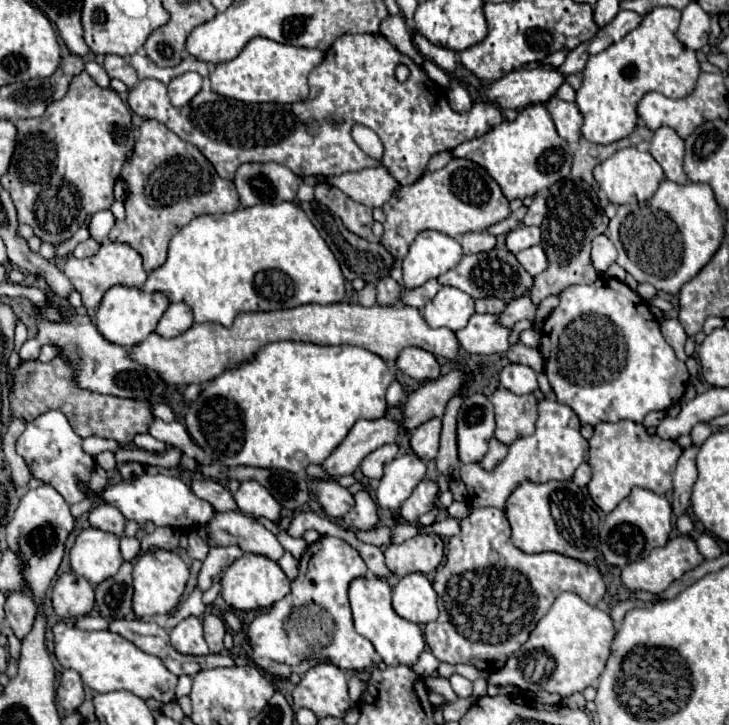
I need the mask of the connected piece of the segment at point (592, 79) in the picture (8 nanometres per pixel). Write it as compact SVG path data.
M669 6L653 8L641 26L617 44L589 58L583 70L583 86L577 90L577 108L583 114L583 138L595 144L611 144L627 138L637 124L637 104L647 92L661 92L667 98L685 98L697 86L701 66L697 52L681 46L675 32L681 12Z

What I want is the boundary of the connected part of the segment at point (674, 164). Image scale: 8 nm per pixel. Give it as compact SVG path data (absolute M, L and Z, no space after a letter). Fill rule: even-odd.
M667 126L659 128L653 134L649 152L663 168L667 180L677 182L677 184L689 182L689 178L683 170L683 140L677 136L677 132L673 128L667 128Z

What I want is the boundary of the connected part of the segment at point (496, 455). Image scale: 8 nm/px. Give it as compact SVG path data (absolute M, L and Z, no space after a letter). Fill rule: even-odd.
M493 438L493 440L489 440L489 452L485 454L485 458L479 464L485 470L493 470L505 456L507 456L507 446L501 444L497 438Z

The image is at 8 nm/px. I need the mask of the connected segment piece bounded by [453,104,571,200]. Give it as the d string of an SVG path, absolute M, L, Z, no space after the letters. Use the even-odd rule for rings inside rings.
M543 104L527 106L519 116L509 122L503 120L493 132L469 140L453 150L457 158L467 158L483 166L493 180L499 184L507 200L535 196L539 190L553 186L557 180L563 180L571 172L571 152L567 142L557 134L551 114Z

